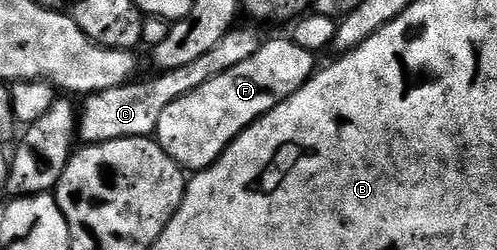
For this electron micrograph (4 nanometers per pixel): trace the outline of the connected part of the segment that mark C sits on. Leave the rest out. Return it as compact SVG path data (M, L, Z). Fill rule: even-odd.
M236 26L213 46L213 50L208 50L201 58L189 62L189 66L181 66L177 70L168 72L160 71L159 76L151 76L148 80L143 80L140 84L128 82L121 86L113 86L113 90L101 90L90 93L87 100L81 104L81 111L77 116L77 136L84 145L100 144L101 142L113 142L117 138L141 138L142 136L154 137L159 131L161 114L165 114L165 109L177 98L197 90L197 86L205 86L209 78L217 78L217 74L225 74L225 70L233 70L233 66L241 66L245 58L253 58L257 50L265 42L255 28L242 28Z

